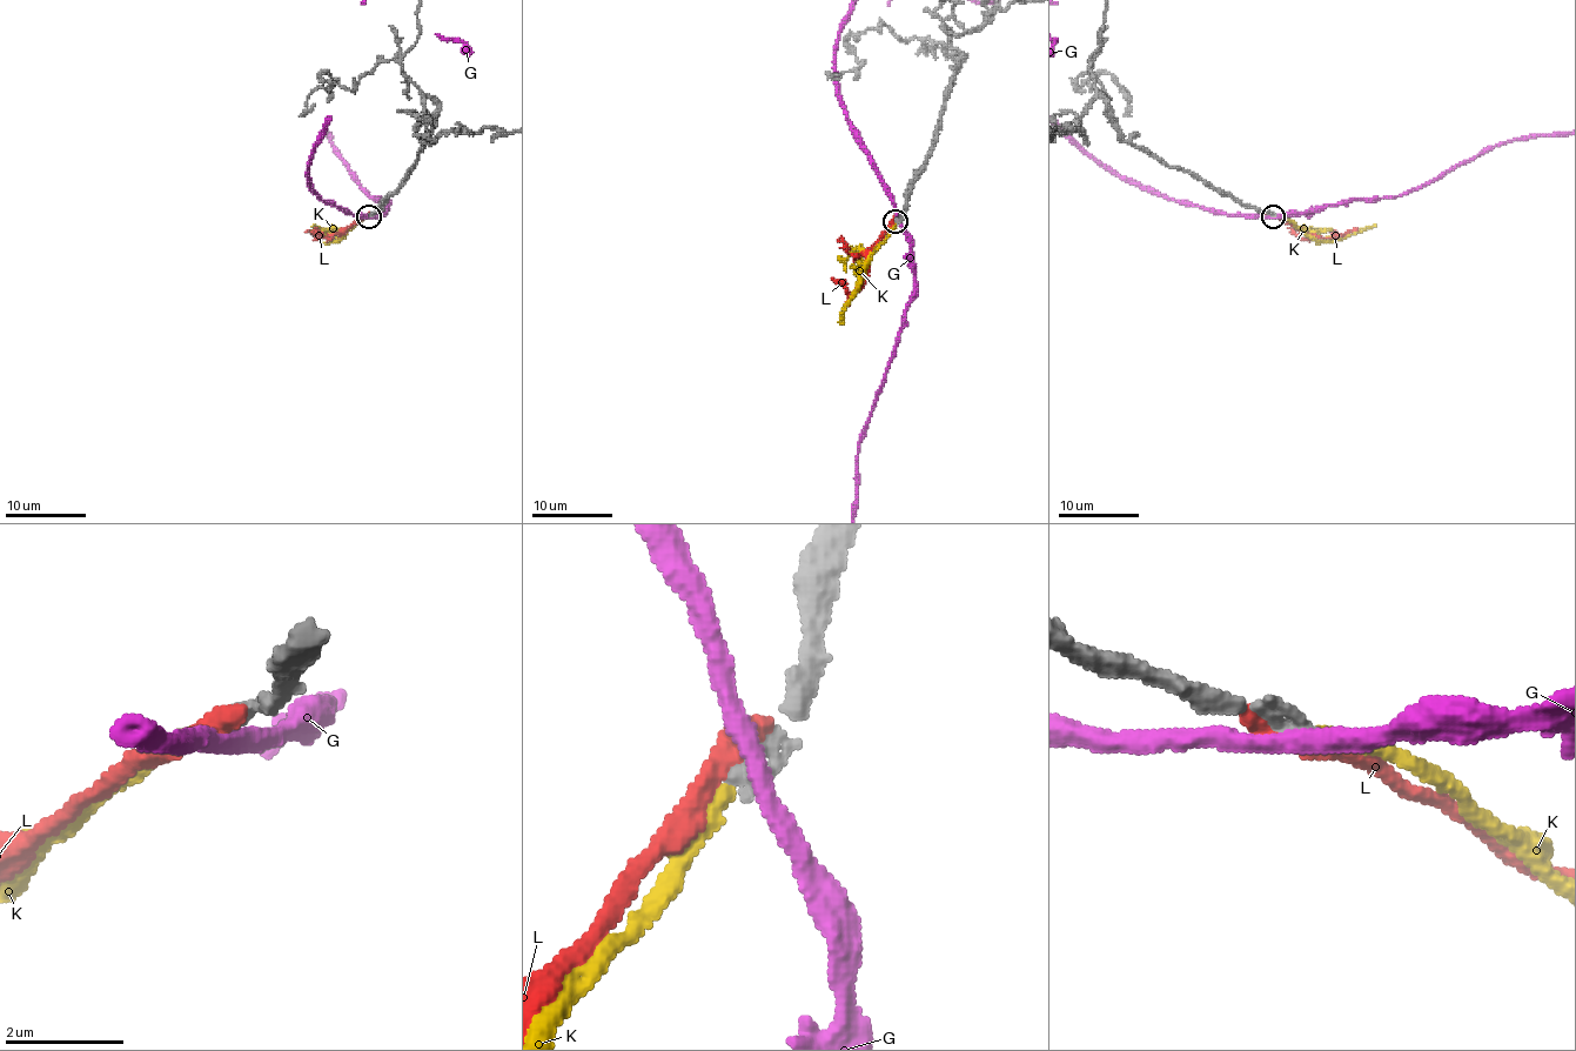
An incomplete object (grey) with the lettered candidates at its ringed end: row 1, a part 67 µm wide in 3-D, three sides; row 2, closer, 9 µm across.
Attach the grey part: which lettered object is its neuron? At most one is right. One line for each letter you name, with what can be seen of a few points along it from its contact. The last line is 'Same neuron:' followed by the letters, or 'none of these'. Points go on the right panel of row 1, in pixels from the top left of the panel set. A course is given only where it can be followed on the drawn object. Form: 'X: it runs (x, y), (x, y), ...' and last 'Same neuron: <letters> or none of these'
K: it runs (1273, 216), (1287, 218), (1318, 240), (1341, 238), (1375, 223)
Same neuron: K

